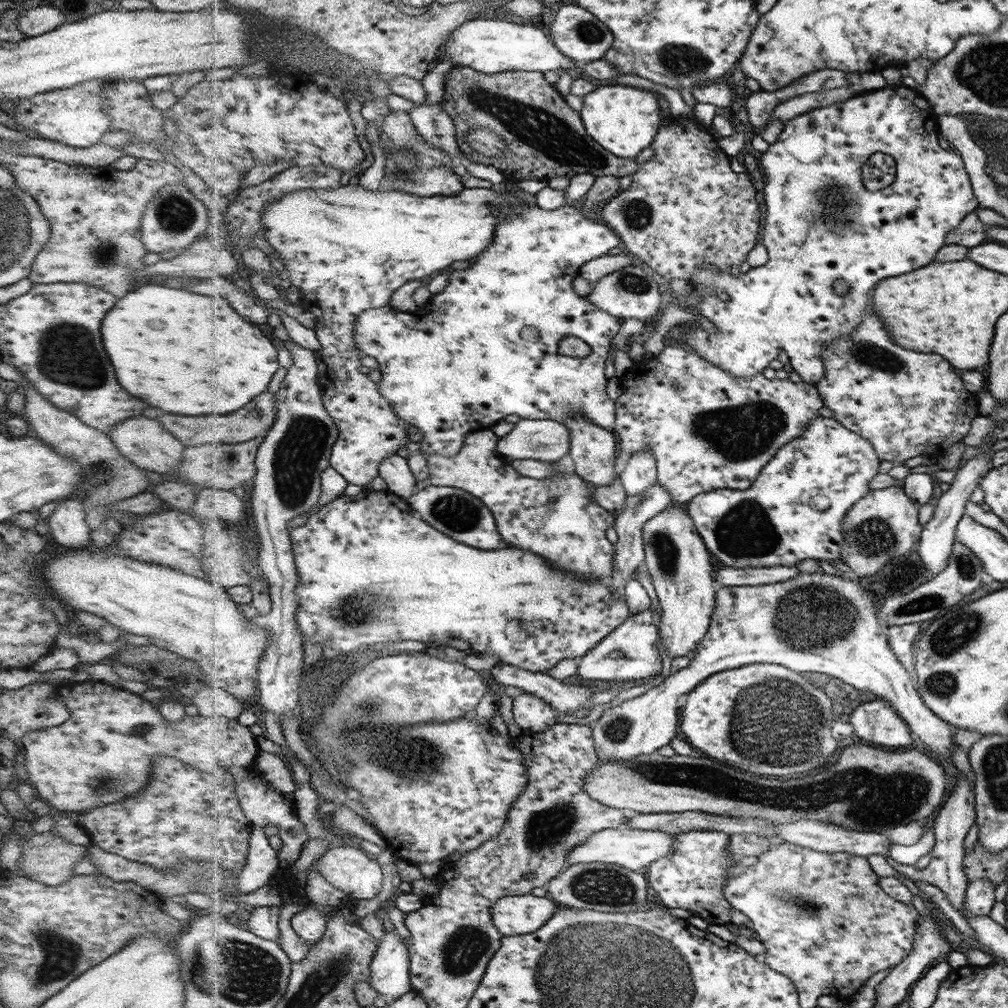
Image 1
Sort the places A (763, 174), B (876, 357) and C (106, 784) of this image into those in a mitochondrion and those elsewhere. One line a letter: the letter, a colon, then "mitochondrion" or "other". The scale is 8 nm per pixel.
A: other
B: mitochondrion
C: mitochondrion

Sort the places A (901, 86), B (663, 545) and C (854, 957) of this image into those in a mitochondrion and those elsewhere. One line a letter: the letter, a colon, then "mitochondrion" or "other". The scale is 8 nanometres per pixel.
A: other
B: mitochondrion
C: other

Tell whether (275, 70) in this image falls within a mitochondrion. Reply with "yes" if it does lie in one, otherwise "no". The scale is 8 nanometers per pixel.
no

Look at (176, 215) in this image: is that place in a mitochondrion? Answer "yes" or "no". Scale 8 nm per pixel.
yes

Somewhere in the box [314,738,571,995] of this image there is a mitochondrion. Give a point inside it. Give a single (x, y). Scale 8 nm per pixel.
(461, 951)

